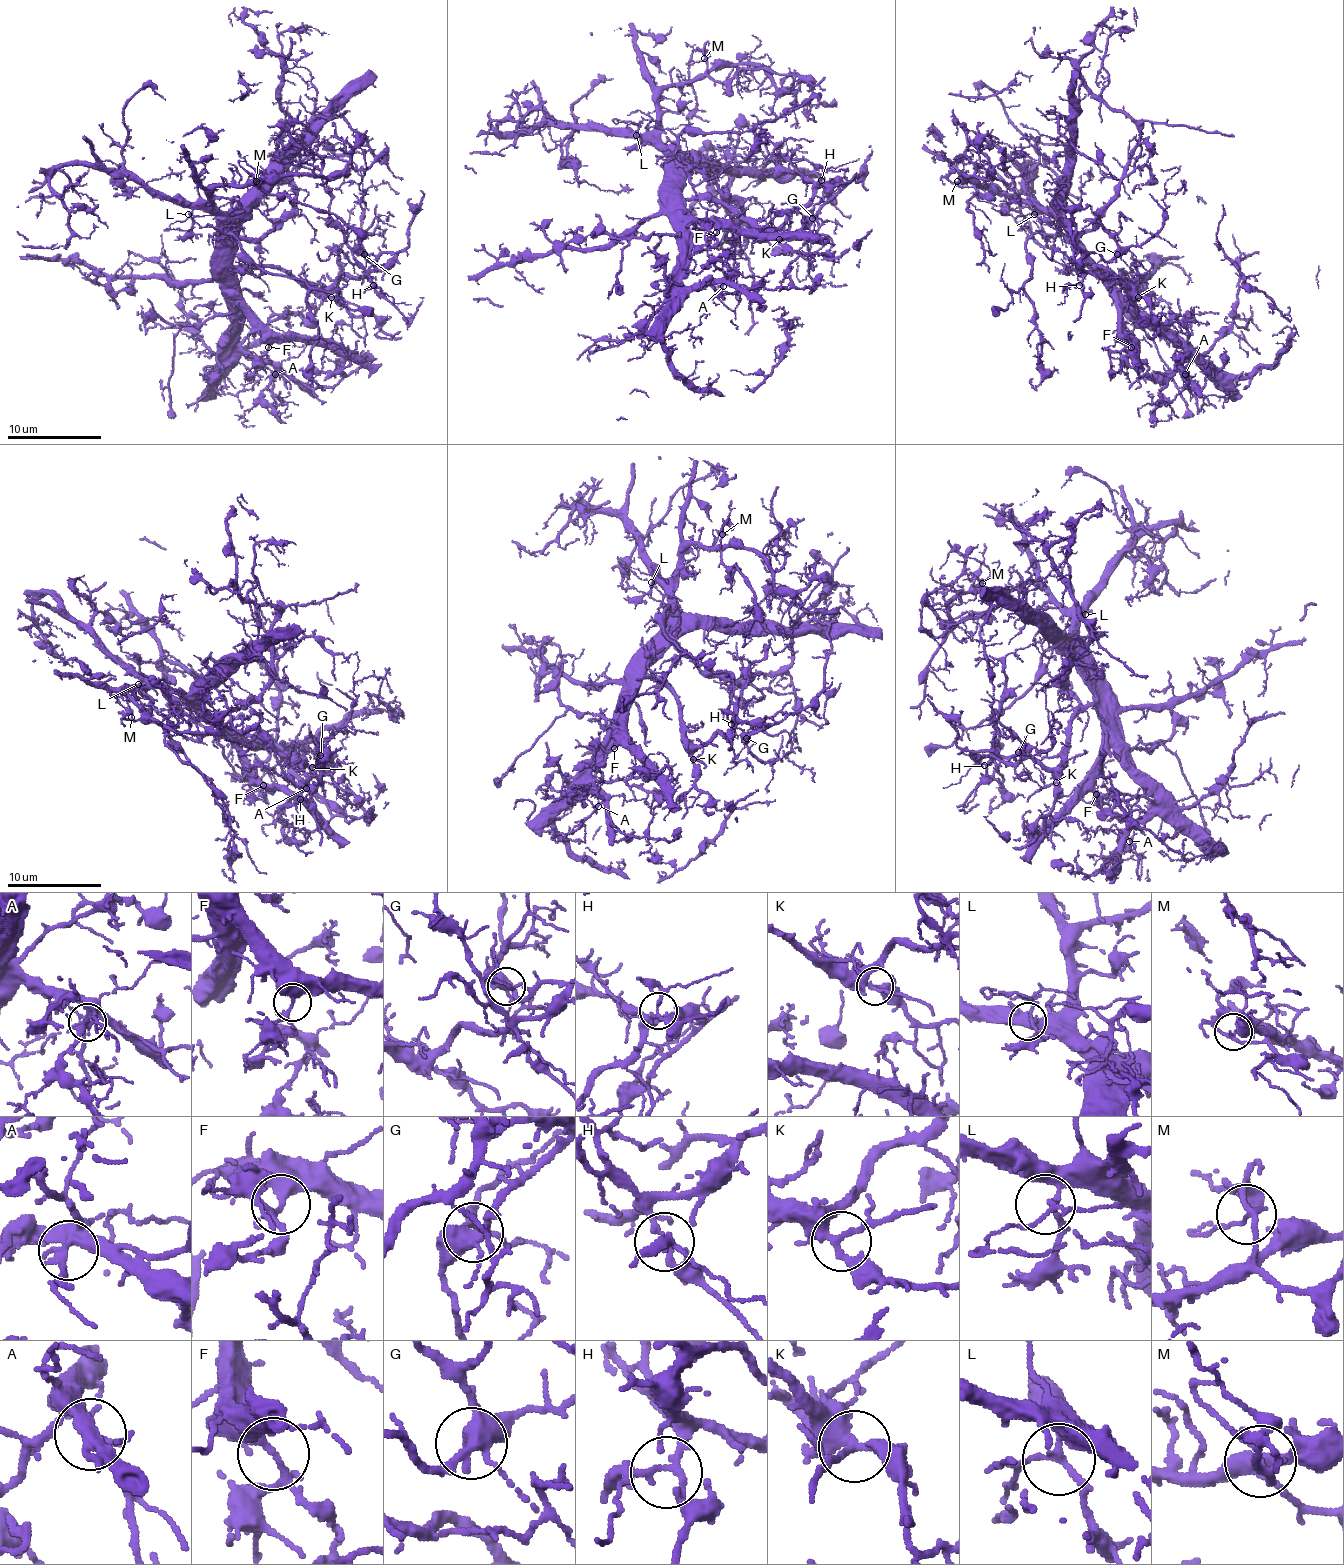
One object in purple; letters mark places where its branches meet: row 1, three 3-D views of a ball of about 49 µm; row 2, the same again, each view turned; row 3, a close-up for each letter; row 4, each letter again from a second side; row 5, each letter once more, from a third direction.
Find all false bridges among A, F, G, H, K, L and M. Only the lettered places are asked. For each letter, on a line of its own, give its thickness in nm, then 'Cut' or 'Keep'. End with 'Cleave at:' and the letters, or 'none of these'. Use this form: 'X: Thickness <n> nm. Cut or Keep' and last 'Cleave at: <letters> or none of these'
A: Thickness 240 nm. Keep
F: Thickness 240 nm. Keep
G: Thickness 400 nm. Keep
H: Thickness 180 nm. Keep
K: Thickness 280 nm. Keep
L: Thickness 190 nm. Keep
M: Thickness 140 nm. Keep
Cleave at: none of these

